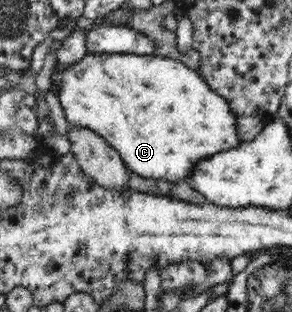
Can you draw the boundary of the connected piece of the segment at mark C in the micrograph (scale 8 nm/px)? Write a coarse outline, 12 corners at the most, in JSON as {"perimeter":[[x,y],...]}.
{"perimeter":[[86,53],[51,82],[128,170],[188,181],[240,146],[181,61]]}

